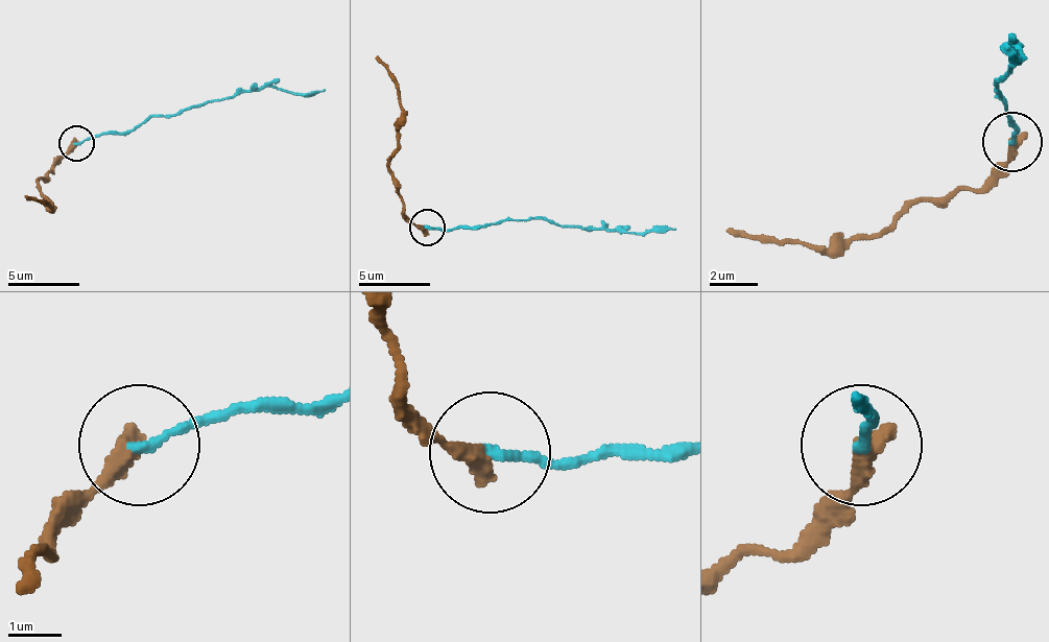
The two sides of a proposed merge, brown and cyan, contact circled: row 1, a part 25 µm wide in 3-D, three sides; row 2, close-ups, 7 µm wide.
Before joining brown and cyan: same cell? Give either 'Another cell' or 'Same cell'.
Another cell

